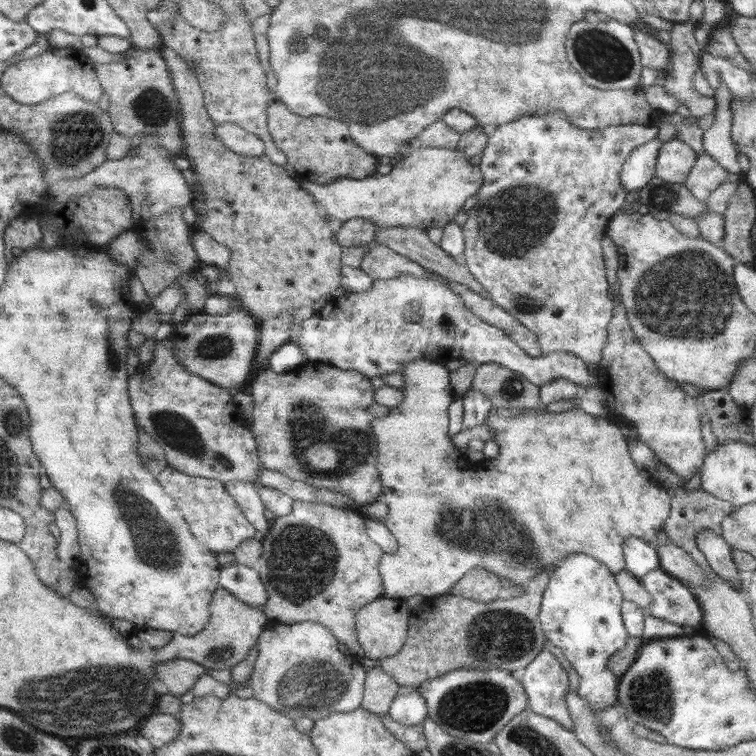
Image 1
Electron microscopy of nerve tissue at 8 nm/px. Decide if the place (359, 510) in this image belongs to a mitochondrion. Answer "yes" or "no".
no

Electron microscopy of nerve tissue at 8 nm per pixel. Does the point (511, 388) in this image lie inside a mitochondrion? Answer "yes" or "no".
yes

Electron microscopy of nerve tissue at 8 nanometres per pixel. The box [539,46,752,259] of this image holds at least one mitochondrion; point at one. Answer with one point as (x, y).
(666, 197)

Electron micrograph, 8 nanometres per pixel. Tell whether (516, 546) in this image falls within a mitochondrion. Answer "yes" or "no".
yes

